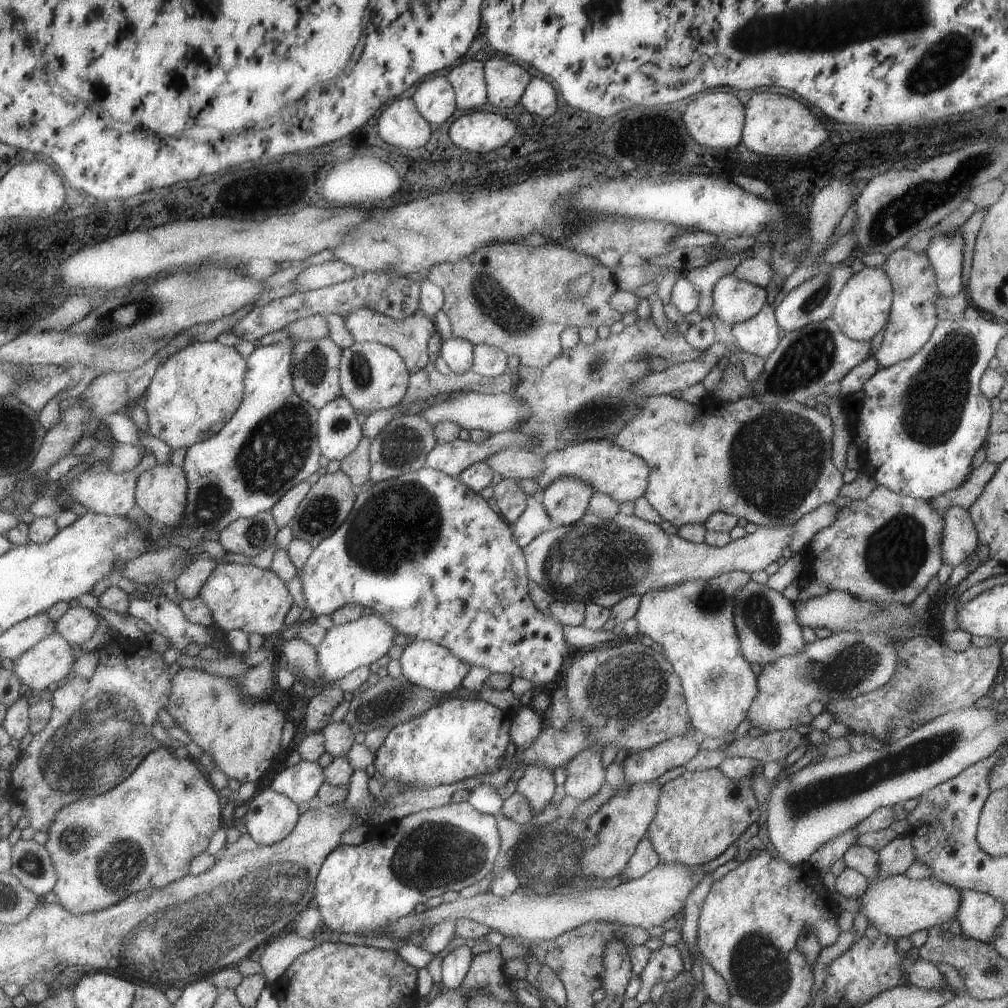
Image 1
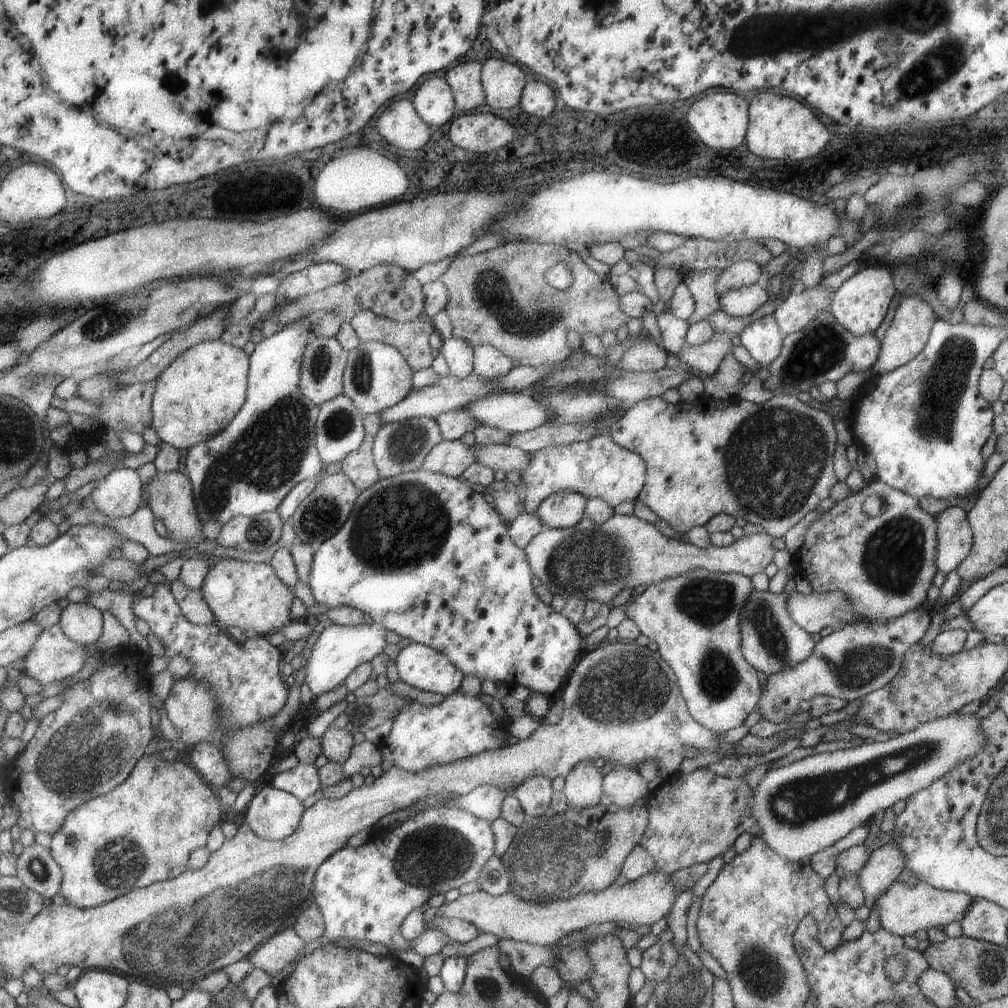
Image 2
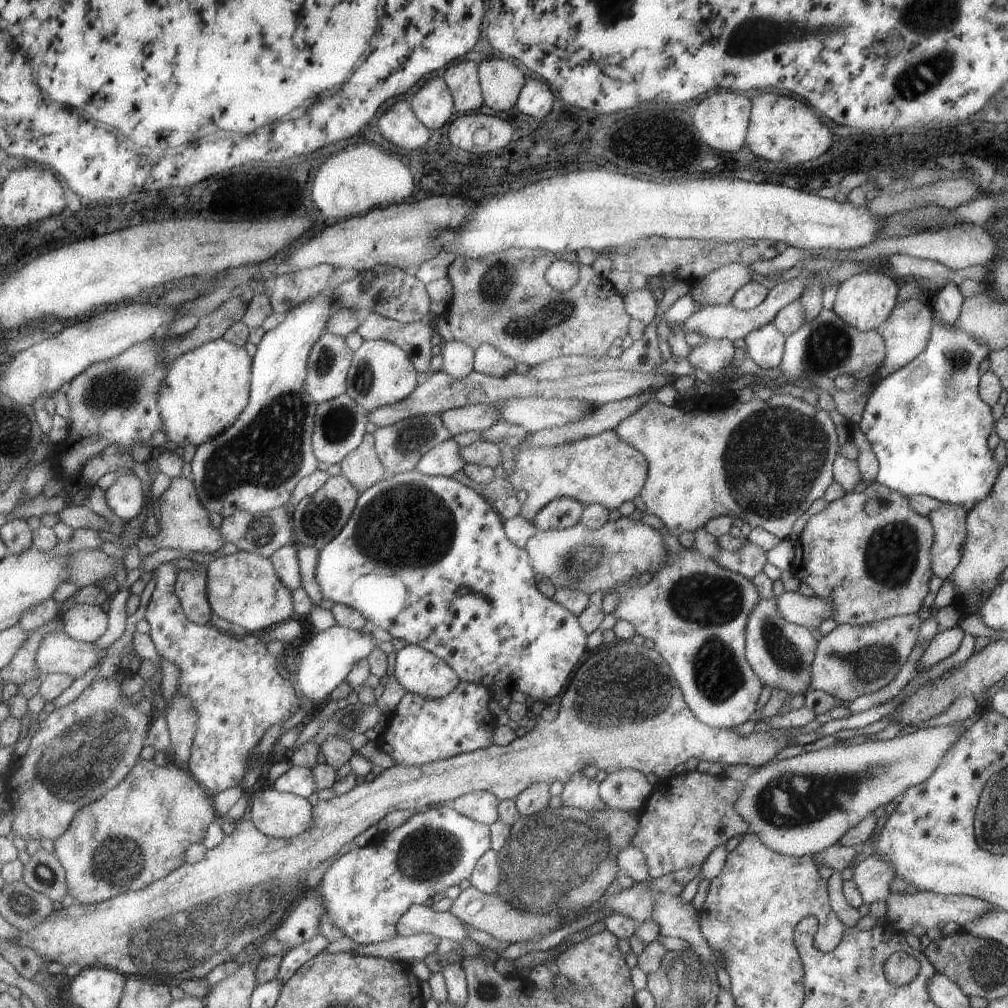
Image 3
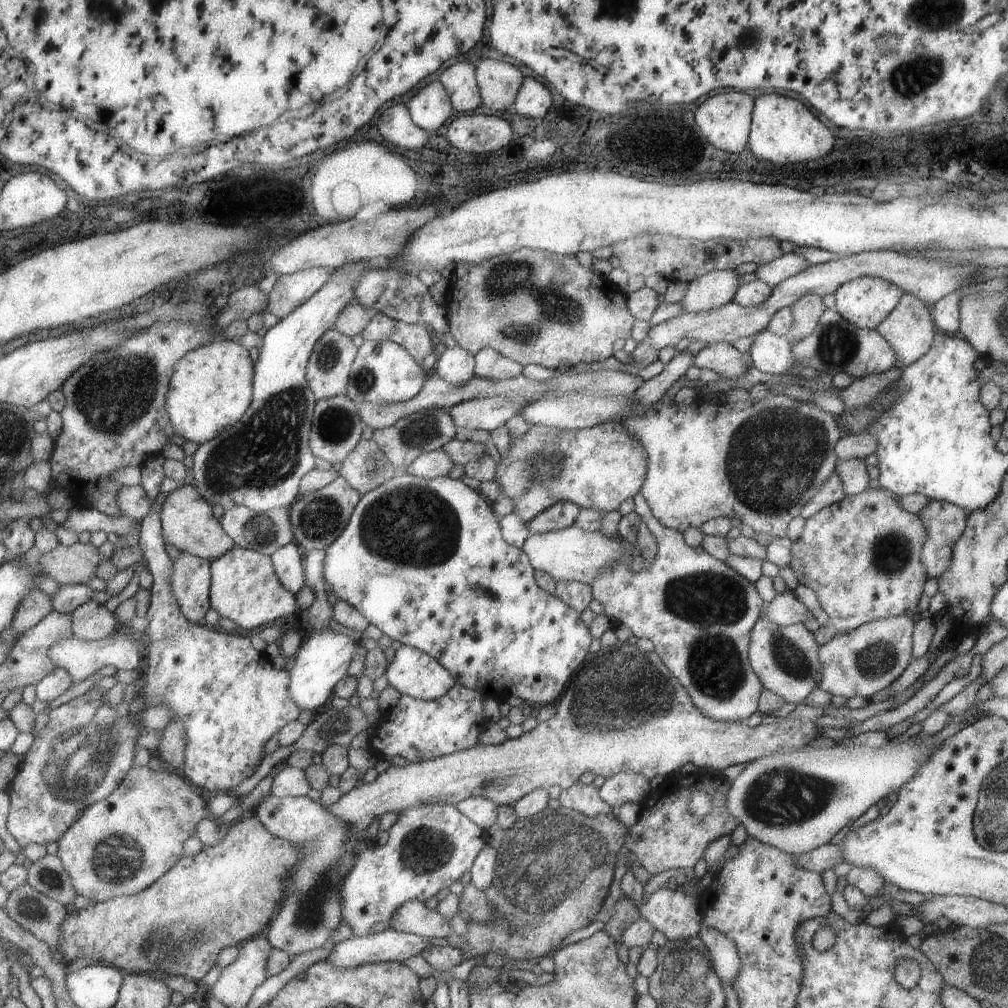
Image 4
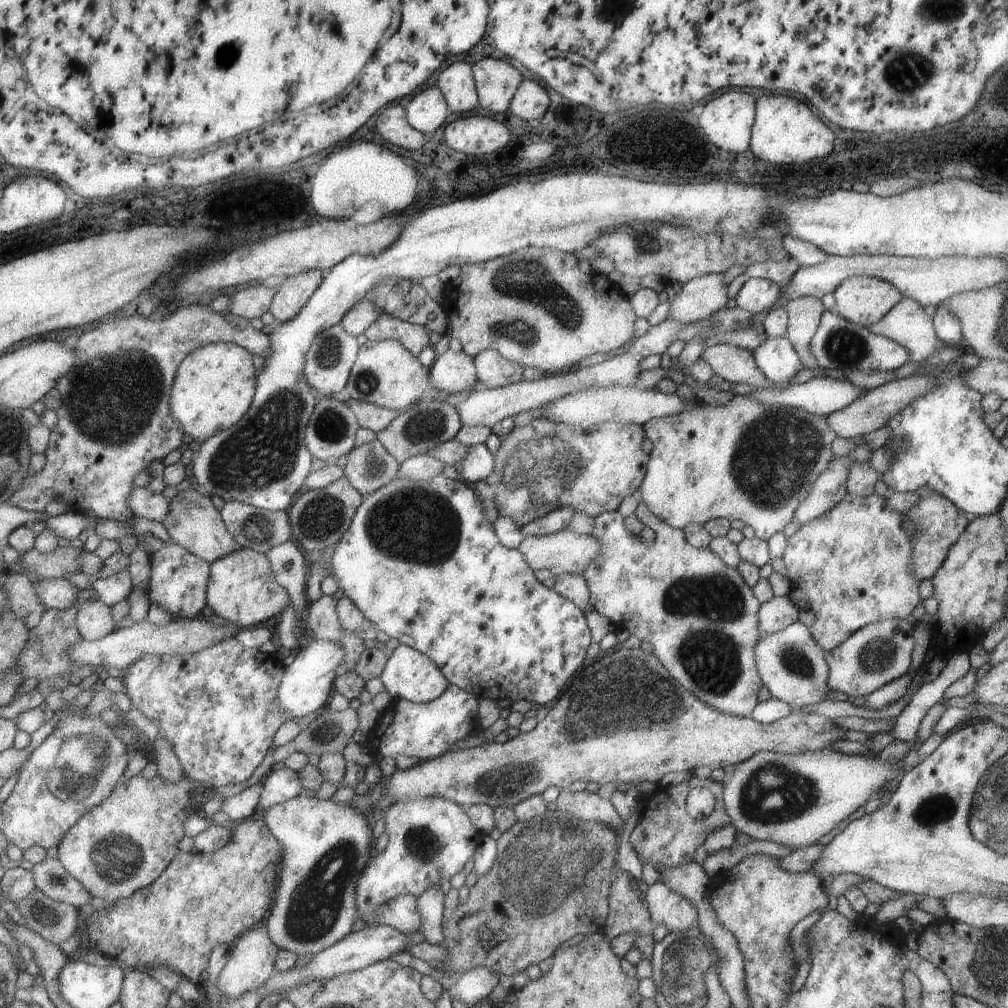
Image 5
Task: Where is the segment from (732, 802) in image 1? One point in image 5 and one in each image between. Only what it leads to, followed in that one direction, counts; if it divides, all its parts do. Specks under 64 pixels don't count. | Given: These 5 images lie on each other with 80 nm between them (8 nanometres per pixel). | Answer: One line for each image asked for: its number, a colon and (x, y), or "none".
2: (691, 817)
3: (686, 816)
4: (667, 835)
5: (665, 835)

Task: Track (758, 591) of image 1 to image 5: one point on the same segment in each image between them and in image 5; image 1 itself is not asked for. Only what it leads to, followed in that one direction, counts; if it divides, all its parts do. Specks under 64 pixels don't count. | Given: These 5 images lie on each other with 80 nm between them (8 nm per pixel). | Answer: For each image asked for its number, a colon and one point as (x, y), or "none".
2: (770, 641)
3: (780, 653)
4: (784, 658)
5: (791, 665)

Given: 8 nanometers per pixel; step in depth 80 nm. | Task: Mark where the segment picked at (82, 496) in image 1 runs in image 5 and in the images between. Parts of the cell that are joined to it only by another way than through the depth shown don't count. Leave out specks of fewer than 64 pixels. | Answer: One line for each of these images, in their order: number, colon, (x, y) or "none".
2: (119, 494)
3: (126, 498)
4: (134, 501)
5: (145, 504)

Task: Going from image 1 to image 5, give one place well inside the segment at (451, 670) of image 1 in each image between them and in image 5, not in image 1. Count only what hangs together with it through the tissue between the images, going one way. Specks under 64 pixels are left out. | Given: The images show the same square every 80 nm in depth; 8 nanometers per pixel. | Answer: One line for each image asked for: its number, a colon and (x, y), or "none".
2: (419, 666)
3: (419, 672)
4: (413, 673)
5: (409, 675)

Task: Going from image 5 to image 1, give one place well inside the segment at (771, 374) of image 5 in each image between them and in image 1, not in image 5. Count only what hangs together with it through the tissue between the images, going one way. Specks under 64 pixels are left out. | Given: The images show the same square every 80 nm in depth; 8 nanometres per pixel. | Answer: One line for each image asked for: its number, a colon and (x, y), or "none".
1: (758, 335)
2: (762, 339)
3: (765, 346)
4: (769, 352)

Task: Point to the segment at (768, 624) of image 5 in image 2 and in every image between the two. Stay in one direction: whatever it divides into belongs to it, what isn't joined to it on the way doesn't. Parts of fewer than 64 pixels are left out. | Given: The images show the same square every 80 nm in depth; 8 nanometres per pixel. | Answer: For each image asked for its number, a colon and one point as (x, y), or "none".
2: (812, 612)
3: (809, 612)
4: (784, 609)

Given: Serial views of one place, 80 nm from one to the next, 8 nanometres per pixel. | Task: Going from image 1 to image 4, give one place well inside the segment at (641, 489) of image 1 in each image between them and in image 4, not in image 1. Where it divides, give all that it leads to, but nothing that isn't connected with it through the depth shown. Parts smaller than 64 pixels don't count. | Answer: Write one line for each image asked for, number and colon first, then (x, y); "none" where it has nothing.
2: (596, 468)
3: (601, 469)
4: (597, 467)

